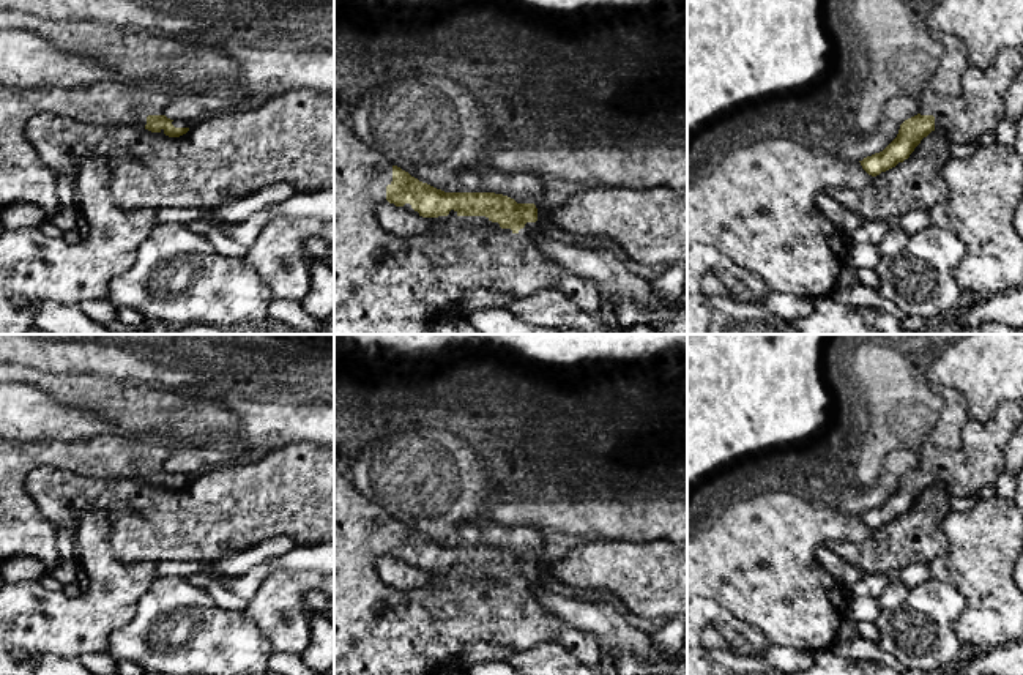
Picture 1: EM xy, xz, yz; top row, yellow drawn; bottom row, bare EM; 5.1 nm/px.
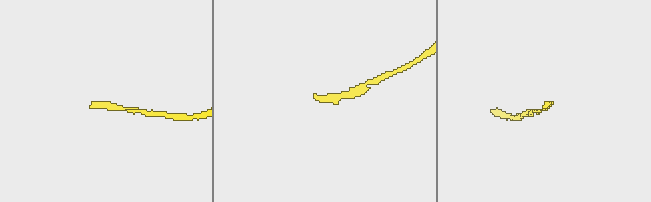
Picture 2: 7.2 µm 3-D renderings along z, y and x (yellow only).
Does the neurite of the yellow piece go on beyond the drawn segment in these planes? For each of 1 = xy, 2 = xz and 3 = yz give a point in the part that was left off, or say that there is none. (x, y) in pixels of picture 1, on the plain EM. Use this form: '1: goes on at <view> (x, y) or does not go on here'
1: goes on at xy (24, 530)
2: goes on at xz (379, 630)
3: goes on at yz (979, 461)

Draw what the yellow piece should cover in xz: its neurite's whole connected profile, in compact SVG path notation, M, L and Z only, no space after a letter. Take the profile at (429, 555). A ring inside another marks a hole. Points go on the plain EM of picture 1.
M334 459L334 675L438 675L448 661L459 659L468 643L479 640L515 651L555 642L583 666L599 670L602 653L597 637L571 626L538 599L536 574L534 557L517 557L495 546L445 546L419 535L359 494L345 467ZM386 555L427 571L430 580L408 591L385 584L377 566Z

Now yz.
M1007 401L999 404L985 424L969 418L957 451L941 451L925 442L917 449L919 467L900 478L897 490L883 505L859 514L862 522L876 530L895 520L935 483L944 484L957 497L993 486L1004 472L1004 446L1021 421L1020 402Z

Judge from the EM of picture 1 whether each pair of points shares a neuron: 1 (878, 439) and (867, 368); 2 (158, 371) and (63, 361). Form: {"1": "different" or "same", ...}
{"1": "same", "2": "same"}

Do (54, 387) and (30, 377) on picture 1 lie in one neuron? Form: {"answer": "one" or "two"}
{"answer": "one"}

